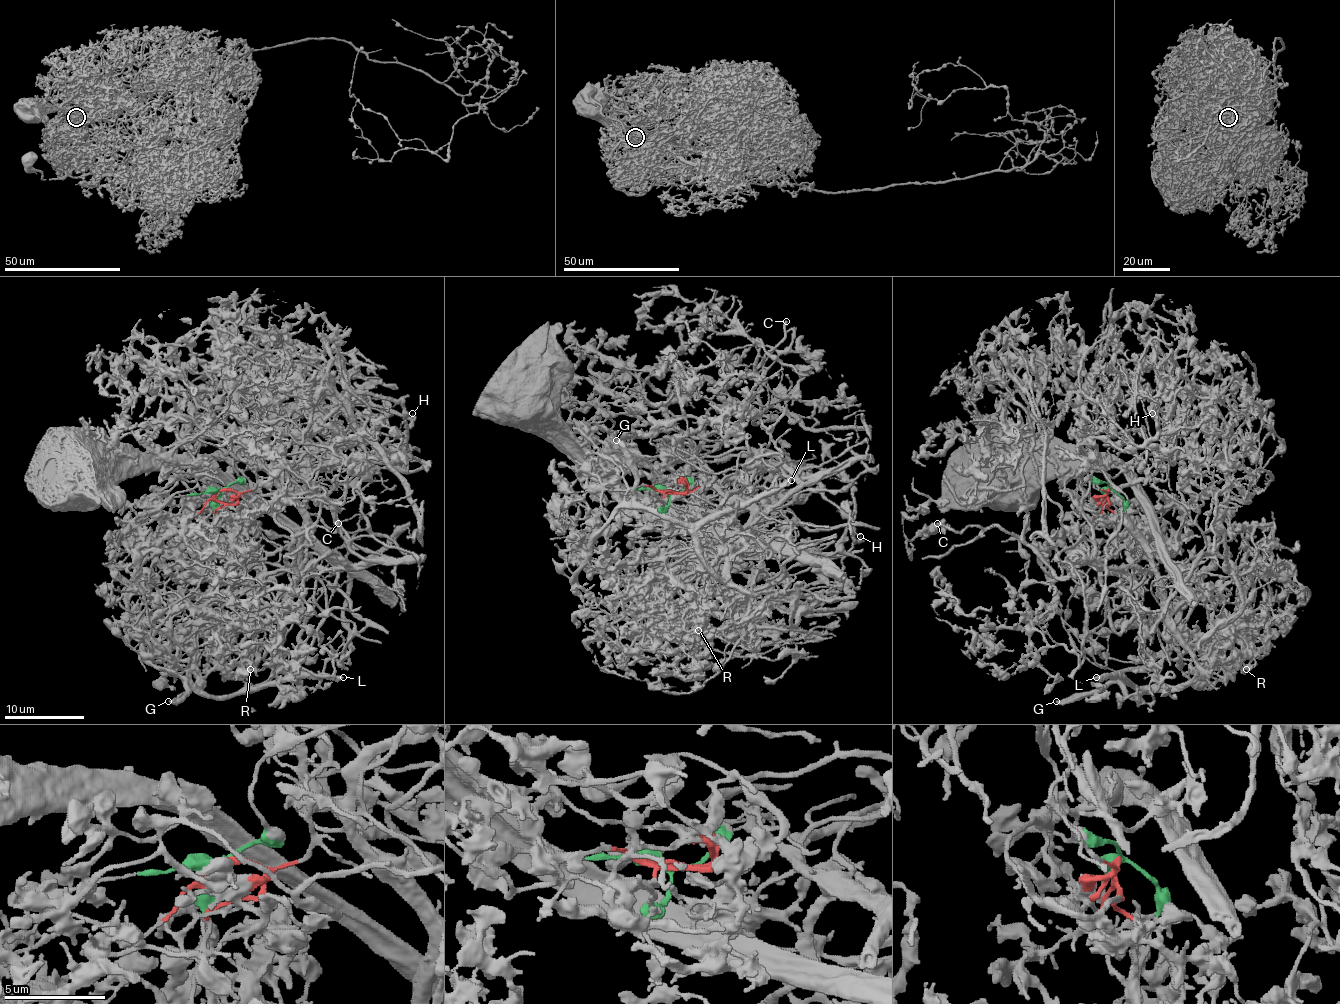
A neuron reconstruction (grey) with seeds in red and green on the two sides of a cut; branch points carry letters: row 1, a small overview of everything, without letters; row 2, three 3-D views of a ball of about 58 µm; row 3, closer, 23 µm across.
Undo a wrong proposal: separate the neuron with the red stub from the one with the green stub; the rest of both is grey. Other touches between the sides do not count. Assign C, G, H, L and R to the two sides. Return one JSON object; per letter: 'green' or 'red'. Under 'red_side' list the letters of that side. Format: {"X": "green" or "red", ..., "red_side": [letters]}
{"C": "red", "G": "green", "H": "green", "L": "green", "R": "red", "red_side": ["C", "R"]}

